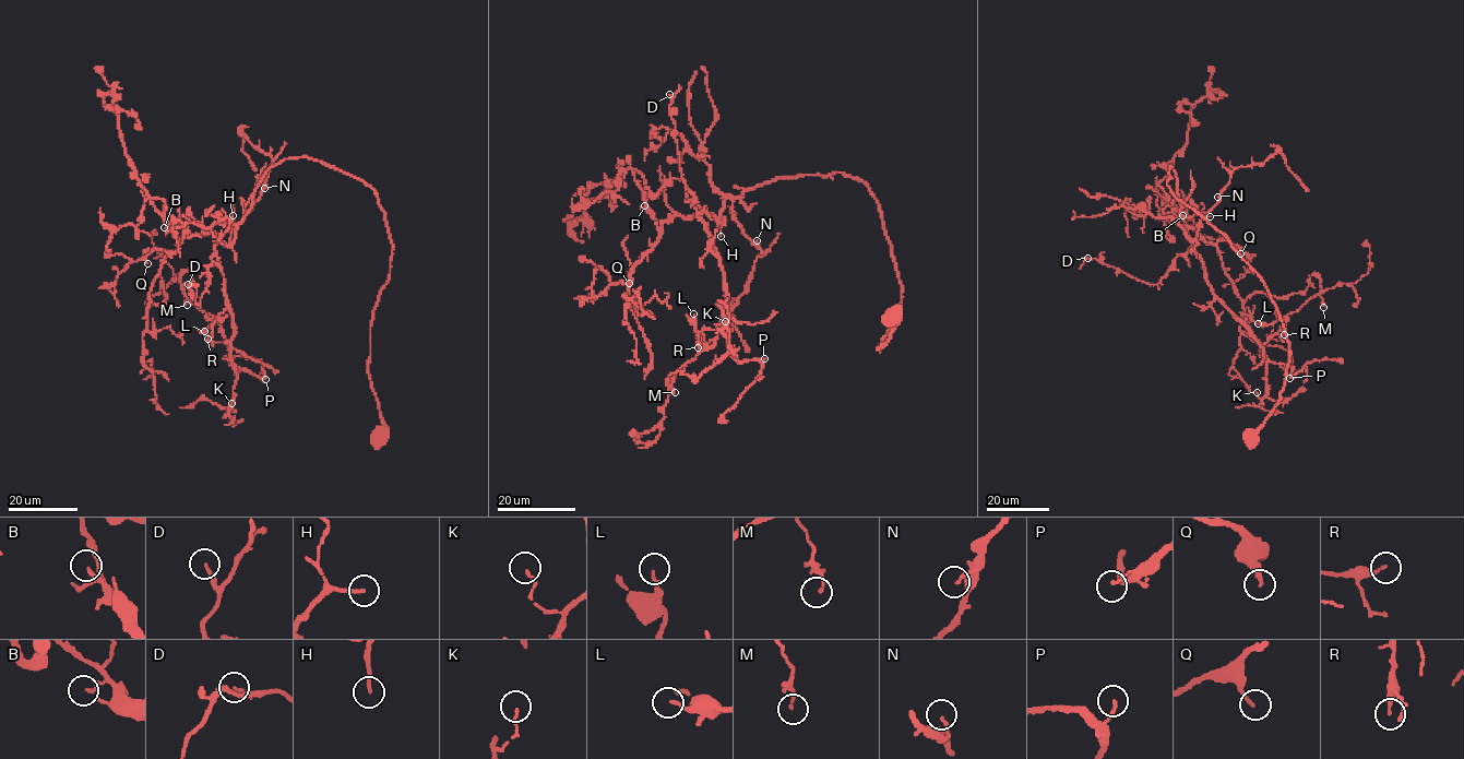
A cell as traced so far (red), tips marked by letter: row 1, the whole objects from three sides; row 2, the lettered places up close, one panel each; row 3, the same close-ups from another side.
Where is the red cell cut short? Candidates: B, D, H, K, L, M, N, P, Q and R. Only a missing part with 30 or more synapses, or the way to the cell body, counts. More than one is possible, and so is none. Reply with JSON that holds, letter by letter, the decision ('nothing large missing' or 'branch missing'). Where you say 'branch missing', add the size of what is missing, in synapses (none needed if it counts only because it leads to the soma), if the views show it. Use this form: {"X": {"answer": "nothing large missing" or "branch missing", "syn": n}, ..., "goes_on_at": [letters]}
{"B": {"answer": "nothing large missing"}, "D": {"answer": "nothing large missing"}, "H": {"answer": "branch missing", "syn": 30}, "K": {"answer": "nothing large missing"}, "L": {"answer": "nothing large missing"}, "M": {"answer": "nothing large missing"}, "N": {"answer": "nothing large missing"}, "P": {"answer": "nothing large missing"}, "Q": {"answer": "nothing large missing"}, "R": {"answer": "nothing large missing"}, "goes_on_at": ["H"]}

